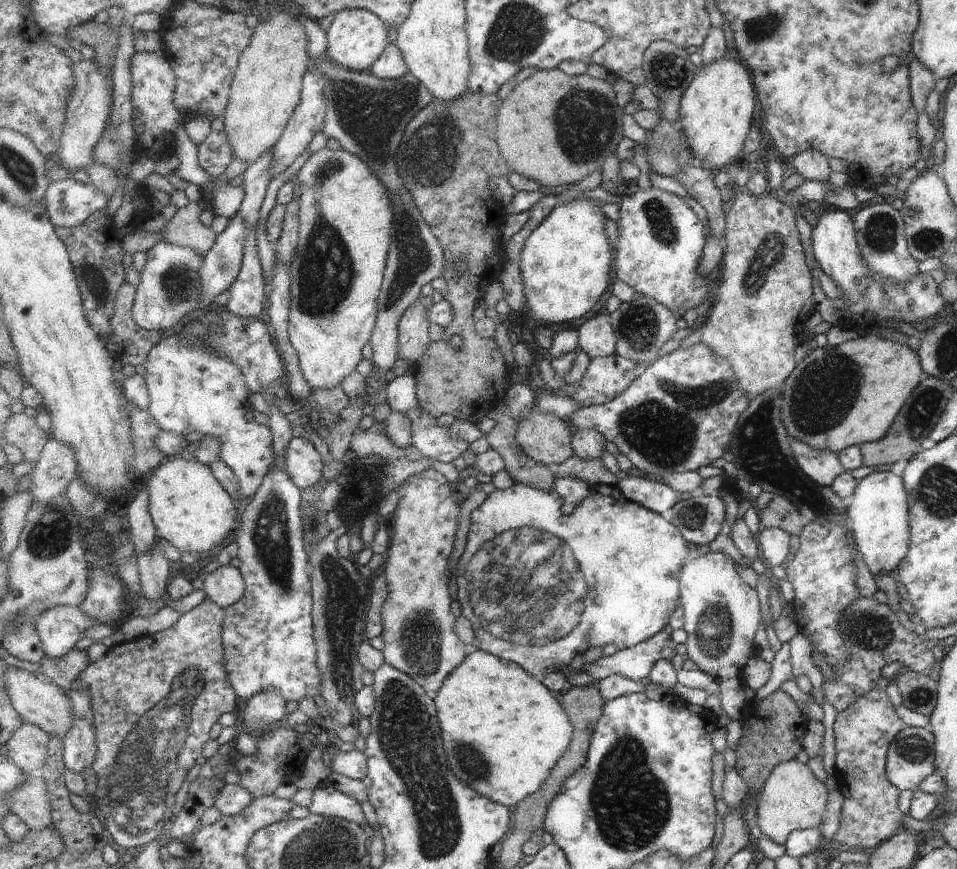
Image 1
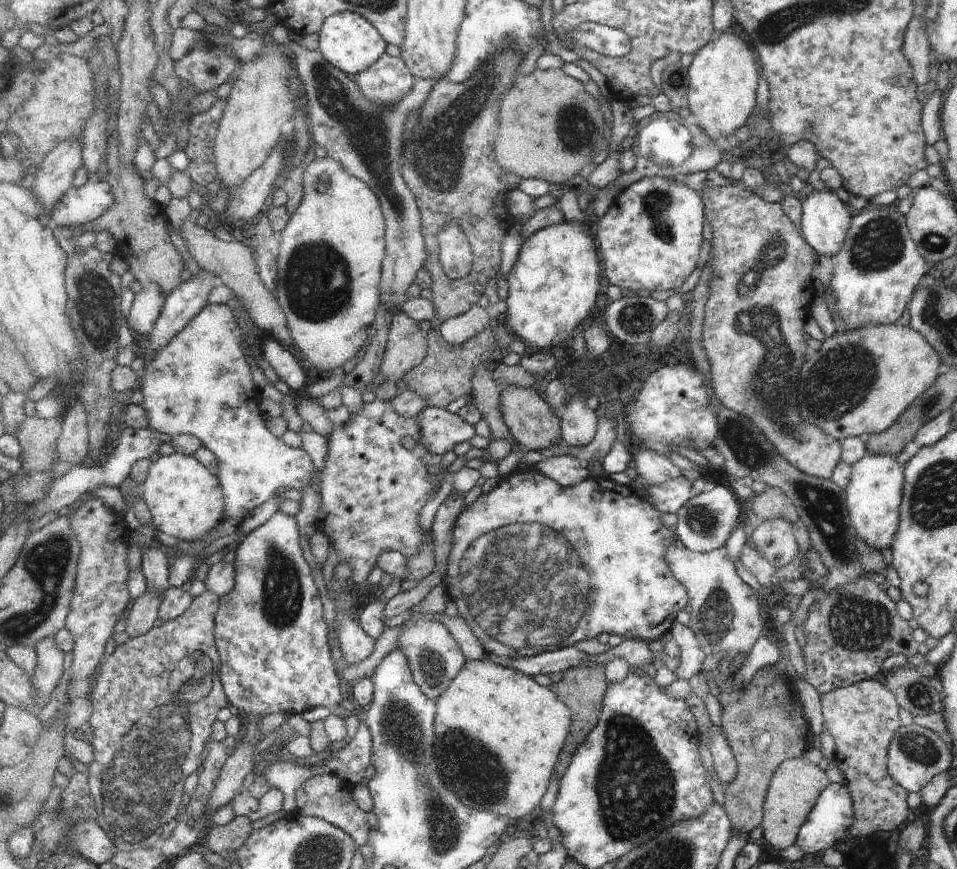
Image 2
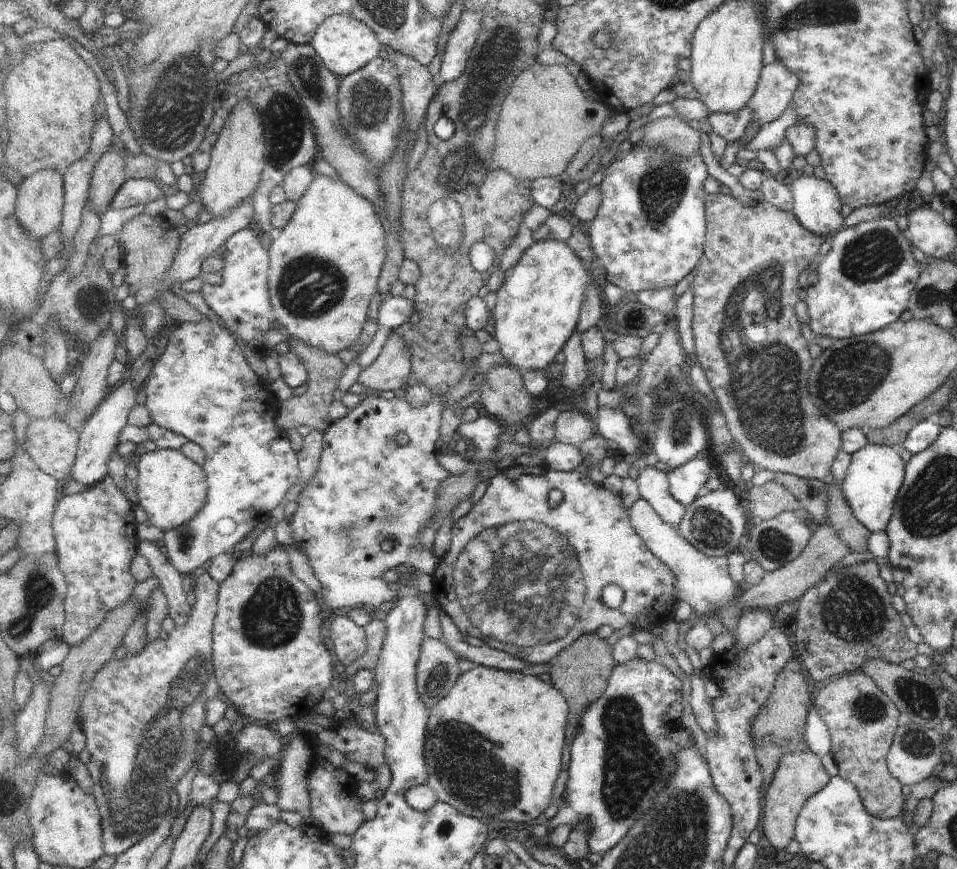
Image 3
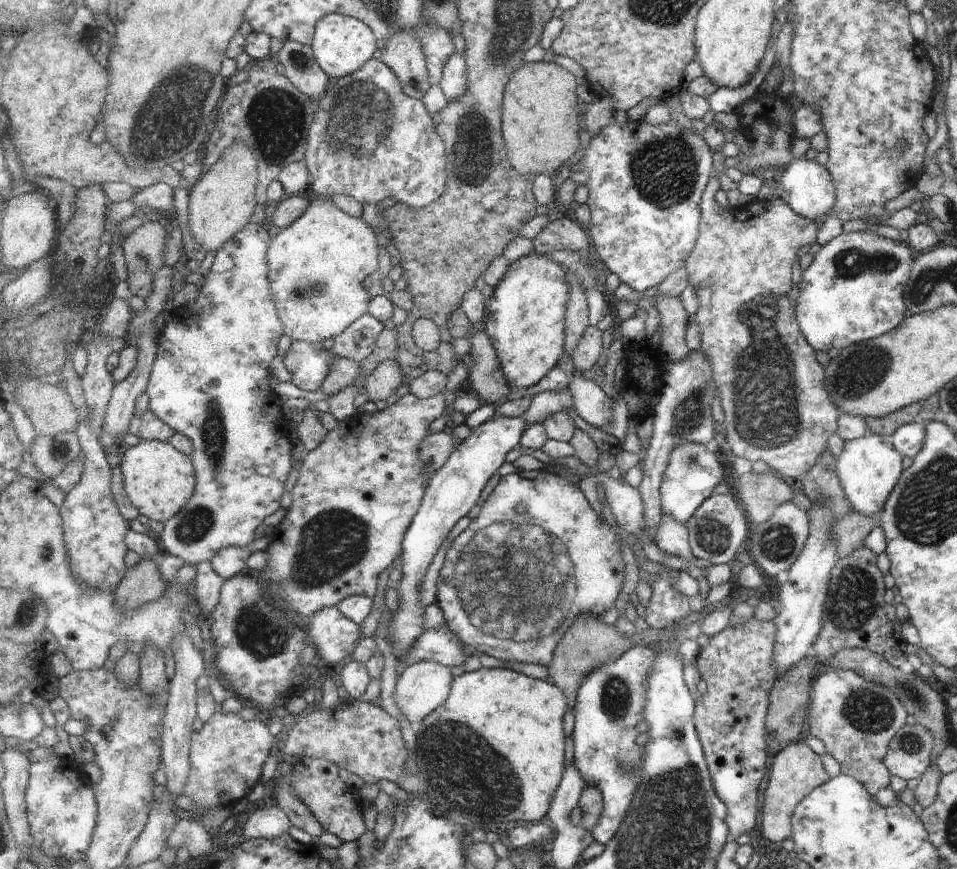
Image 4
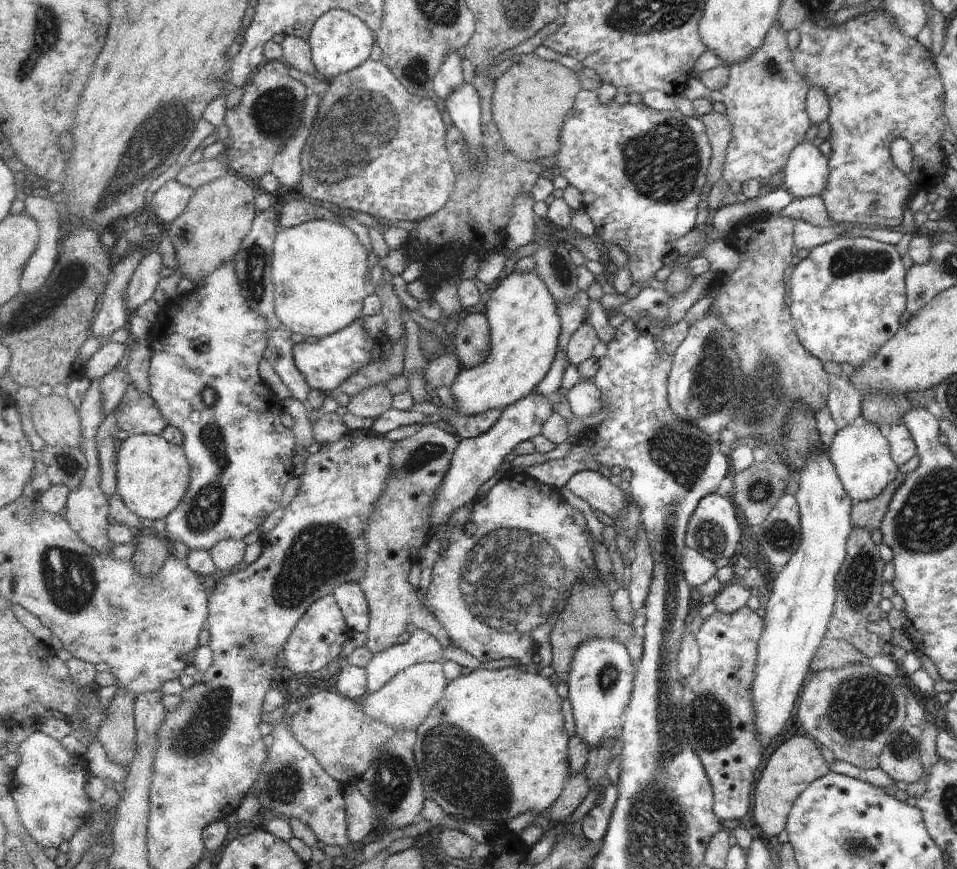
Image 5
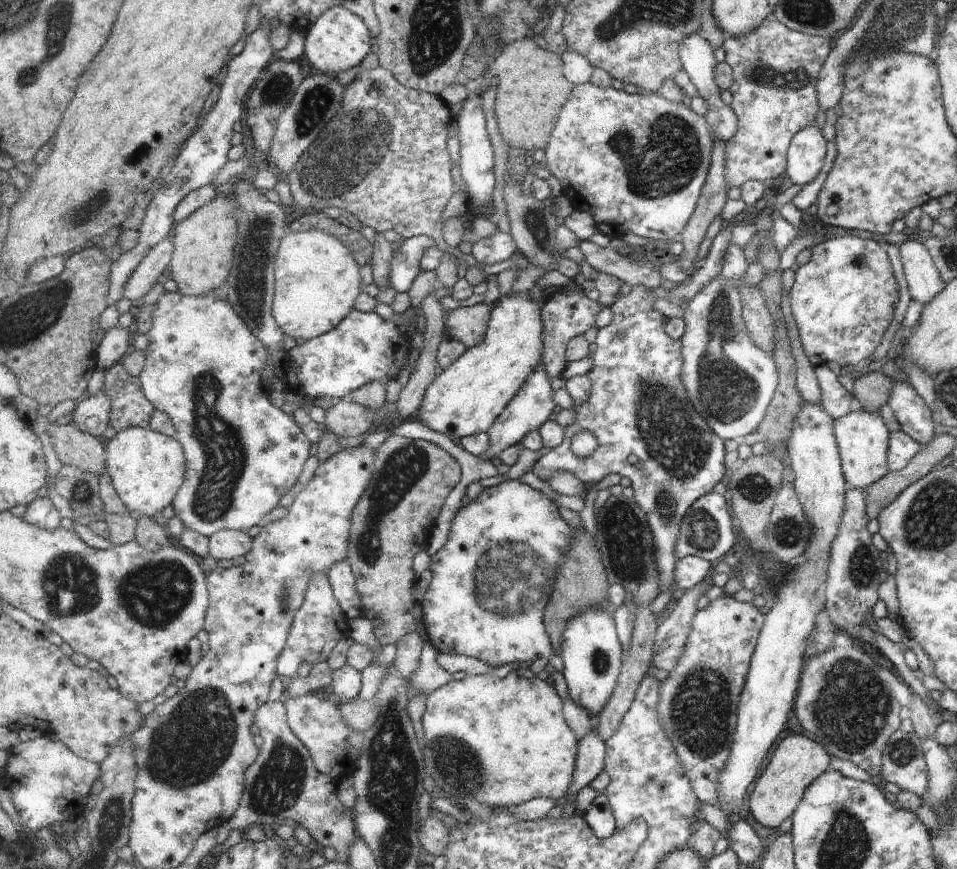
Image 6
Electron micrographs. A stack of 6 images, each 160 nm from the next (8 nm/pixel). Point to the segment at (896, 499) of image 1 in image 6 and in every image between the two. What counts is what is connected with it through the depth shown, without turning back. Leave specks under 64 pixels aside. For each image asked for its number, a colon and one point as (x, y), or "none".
2: (873, 494)
3: (874, 473)
4: (868, 467)
5: (859, 453)
6: (861, 437)

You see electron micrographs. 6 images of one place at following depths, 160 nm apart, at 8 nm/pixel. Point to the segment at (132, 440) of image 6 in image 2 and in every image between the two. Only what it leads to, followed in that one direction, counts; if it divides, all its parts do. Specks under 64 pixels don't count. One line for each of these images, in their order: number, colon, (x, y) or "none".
2: (185, 500)
3: (172, 489)
4: (159, 480)
5: (154, 474)

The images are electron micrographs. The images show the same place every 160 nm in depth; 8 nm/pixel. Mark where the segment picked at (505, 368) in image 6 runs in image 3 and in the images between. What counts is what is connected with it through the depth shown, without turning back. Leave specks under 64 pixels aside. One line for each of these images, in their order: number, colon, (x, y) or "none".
3: (537, 311)
4: (526, 315)
5: (526, 327)

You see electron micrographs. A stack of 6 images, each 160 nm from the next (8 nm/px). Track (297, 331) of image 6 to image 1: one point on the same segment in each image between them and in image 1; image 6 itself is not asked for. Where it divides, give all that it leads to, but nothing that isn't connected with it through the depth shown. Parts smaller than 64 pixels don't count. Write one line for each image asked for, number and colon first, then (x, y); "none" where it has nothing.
1: (346, 218)
2: (330, 266)
3: (325, 266)
4: (323, 268)
5: (320, 269)

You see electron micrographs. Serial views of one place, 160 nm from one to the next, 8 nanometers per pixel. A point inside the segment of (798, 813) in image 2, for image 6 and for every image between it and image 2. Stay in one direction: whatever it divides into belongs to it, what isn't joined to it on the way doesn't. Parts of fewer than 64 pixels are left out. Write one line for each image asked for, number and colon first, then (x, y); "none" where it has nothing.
3: (799, 775)
4: (796, 770)
5: (792, 766)
6: (797, 760)

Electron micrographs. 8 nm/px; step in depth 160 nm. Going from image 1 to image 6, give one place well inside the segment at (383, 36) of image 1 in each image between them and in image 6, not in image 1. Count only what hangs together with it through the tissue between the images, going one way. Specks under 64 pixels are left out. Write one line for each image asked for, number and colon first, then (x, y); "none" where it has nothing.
2: (348, 40)
3: (346, 44)
4: (343, 45)
5: (341, 42)
6: (339, 40)

